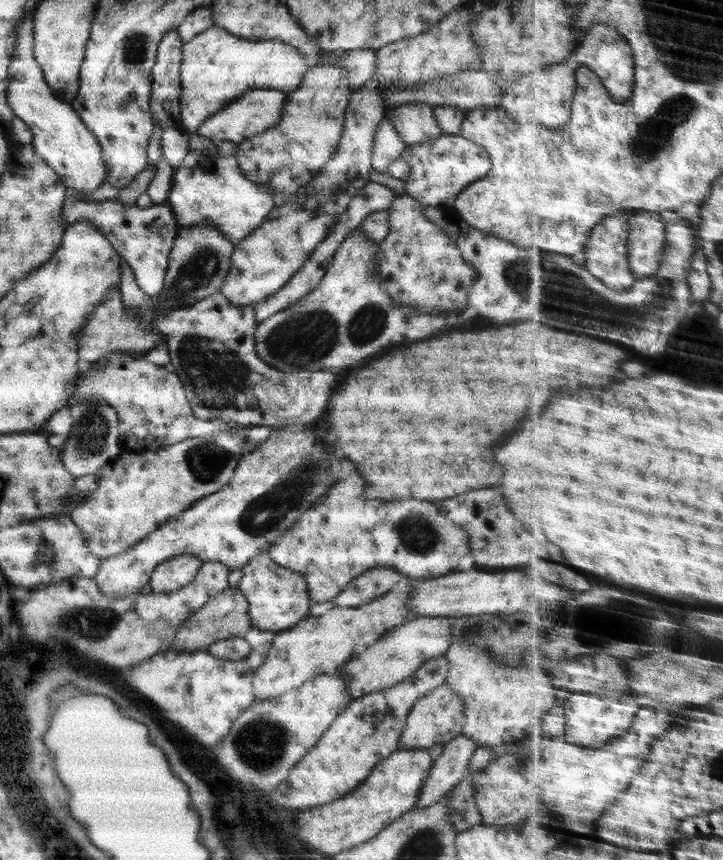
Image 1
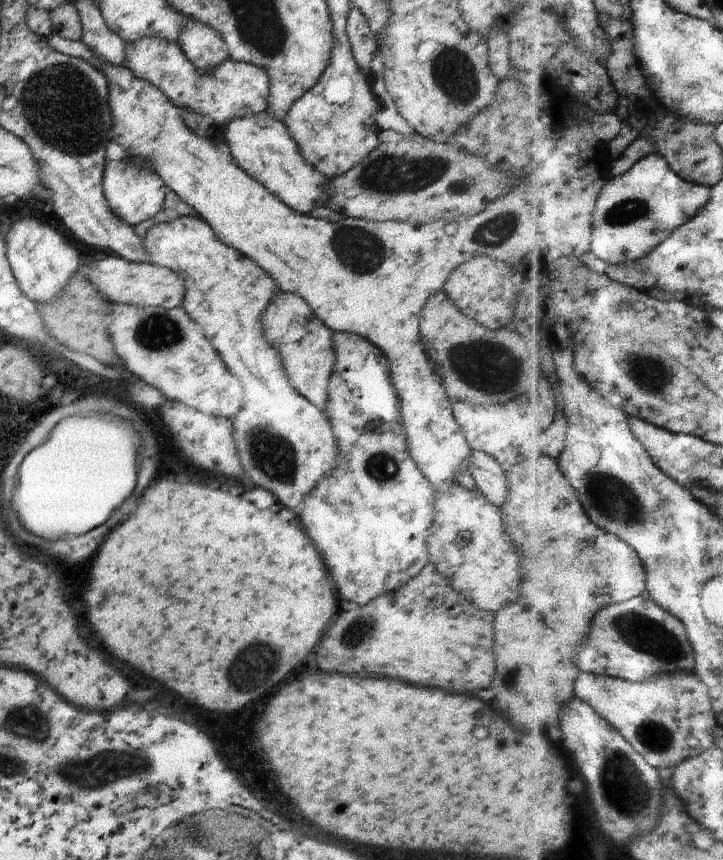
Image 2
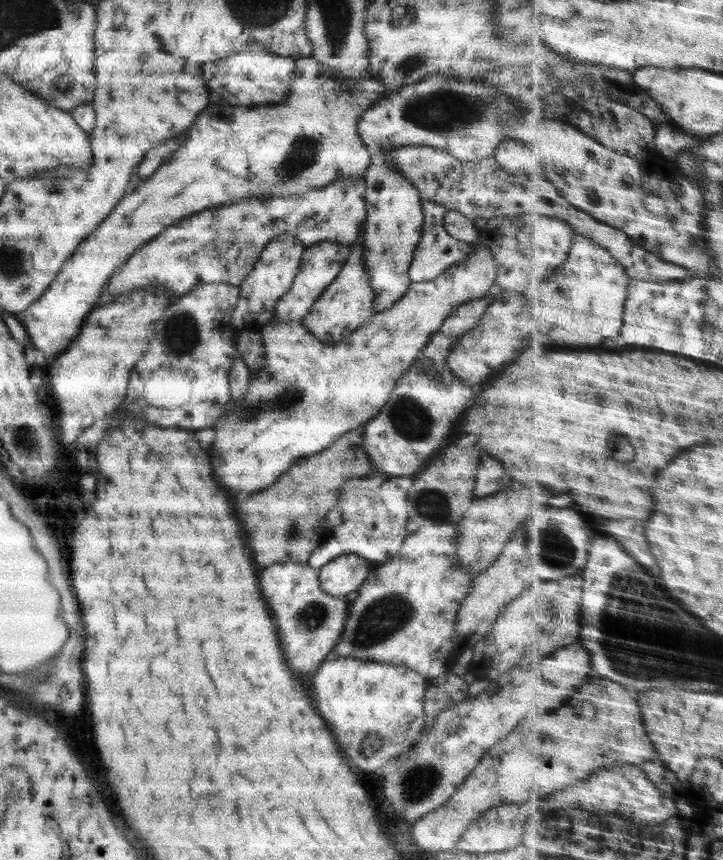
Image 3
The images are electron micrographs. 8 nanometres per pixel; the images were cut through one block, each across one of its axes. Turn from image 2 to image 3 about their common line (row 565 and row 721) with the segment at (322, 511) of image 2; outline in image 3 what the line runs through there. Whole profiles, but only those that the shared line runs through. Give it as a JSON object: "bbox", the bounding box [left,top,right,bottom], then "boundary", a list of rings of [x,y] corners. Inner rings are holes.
{"bbox":[311,655,426,772],"boundary":[[[331,655],[311,678],[311,696],[349,762],[361,772],[375,772],[387,760],[409,750],[420,737],[426,684],[424,676],[409,668]]]}

